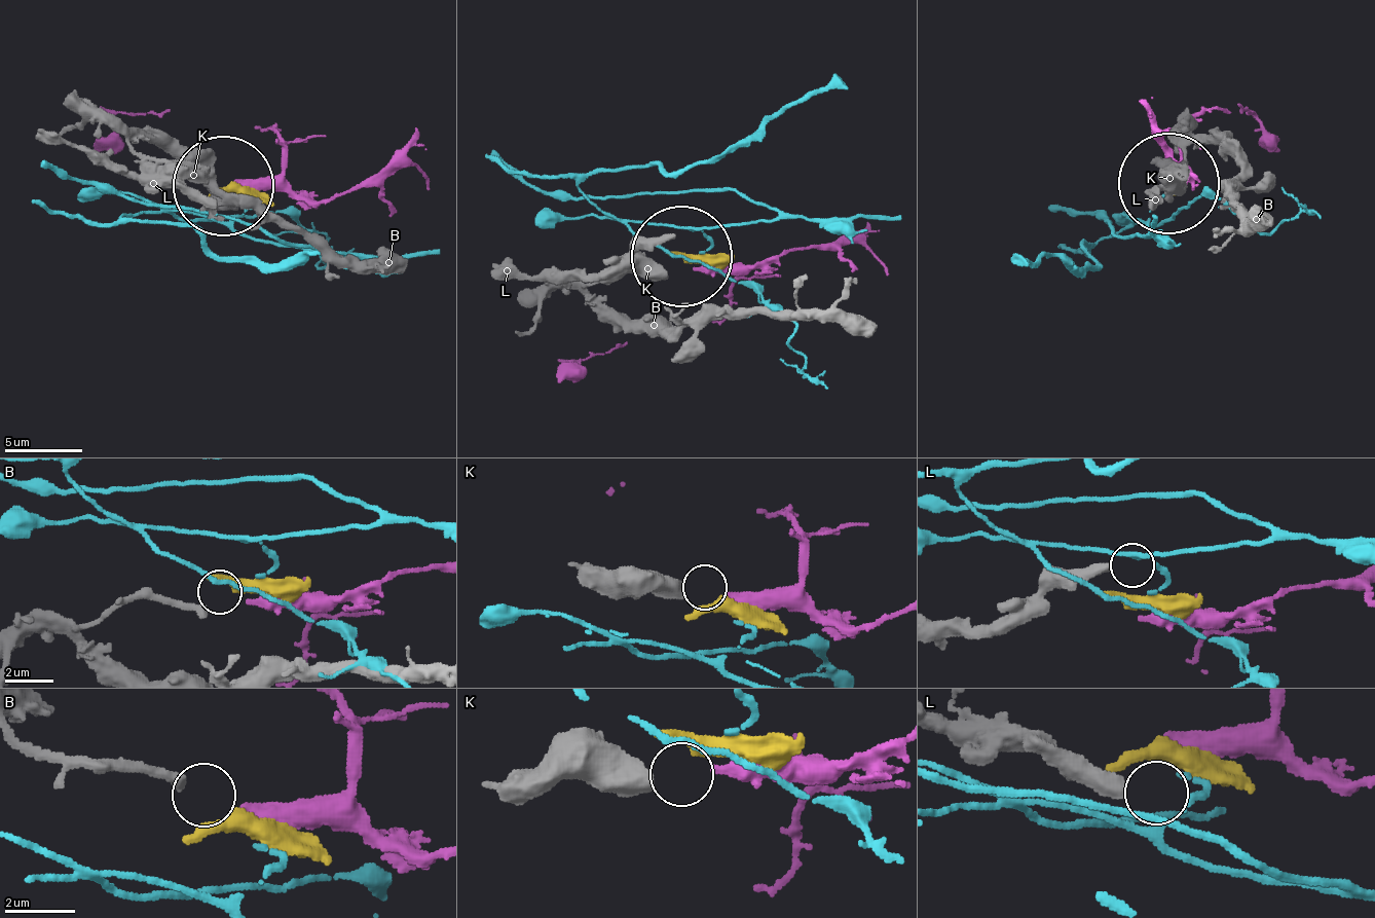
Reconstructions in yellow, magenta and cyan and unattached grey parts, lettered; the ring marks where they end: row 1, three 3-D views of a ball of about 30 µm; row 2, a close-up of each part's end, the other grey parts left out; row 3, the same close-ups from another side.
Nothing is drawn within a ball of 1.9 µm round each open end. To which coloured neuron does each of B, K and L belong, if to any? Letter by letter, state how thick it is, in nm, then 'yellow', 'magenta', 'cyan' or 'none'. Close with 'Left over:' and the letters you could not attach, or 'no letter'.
B: 360 nm | yellow
K: 650 nm | magenta
L: 440 nm | none
Left over: L

